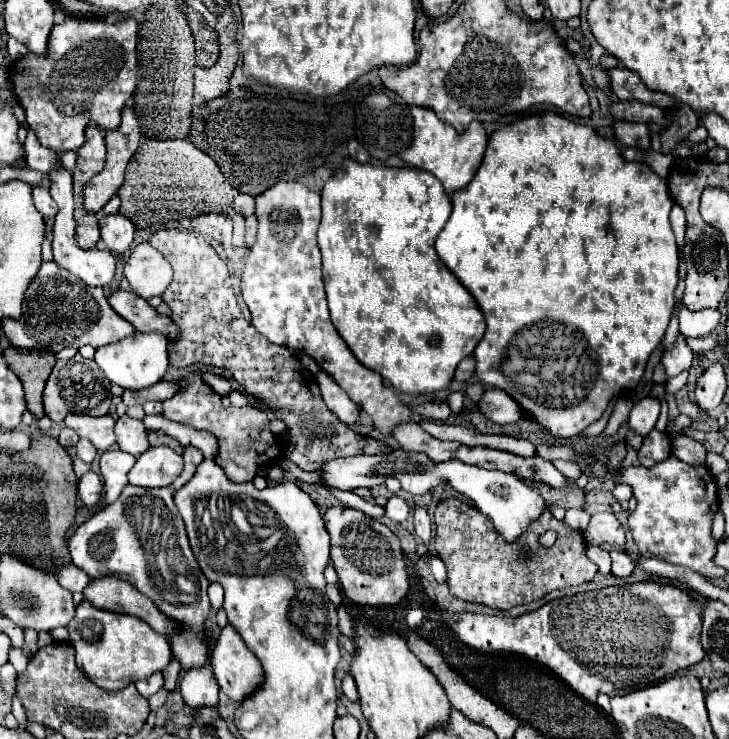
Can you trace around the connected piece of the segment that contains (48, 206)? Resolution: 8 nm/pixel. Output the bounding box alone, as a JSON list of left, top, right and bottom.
[32,187,56,217]

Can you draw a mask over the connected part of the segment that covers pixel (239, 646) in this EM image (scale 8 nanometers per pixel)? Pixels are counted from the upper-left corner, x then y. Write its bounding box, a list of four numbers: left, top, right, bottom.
[210,623,264,703]

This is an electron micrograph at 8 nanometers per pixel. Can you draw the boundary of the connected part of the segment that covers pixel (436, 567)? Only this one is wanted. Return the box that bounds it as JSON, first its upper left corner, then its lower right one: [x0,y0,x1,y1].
[429,556,447,582]

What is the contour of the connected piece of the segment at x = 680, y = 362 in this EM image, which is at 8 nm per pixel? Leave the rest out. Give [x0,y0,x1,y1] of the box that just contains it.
[662,335,694,379]

